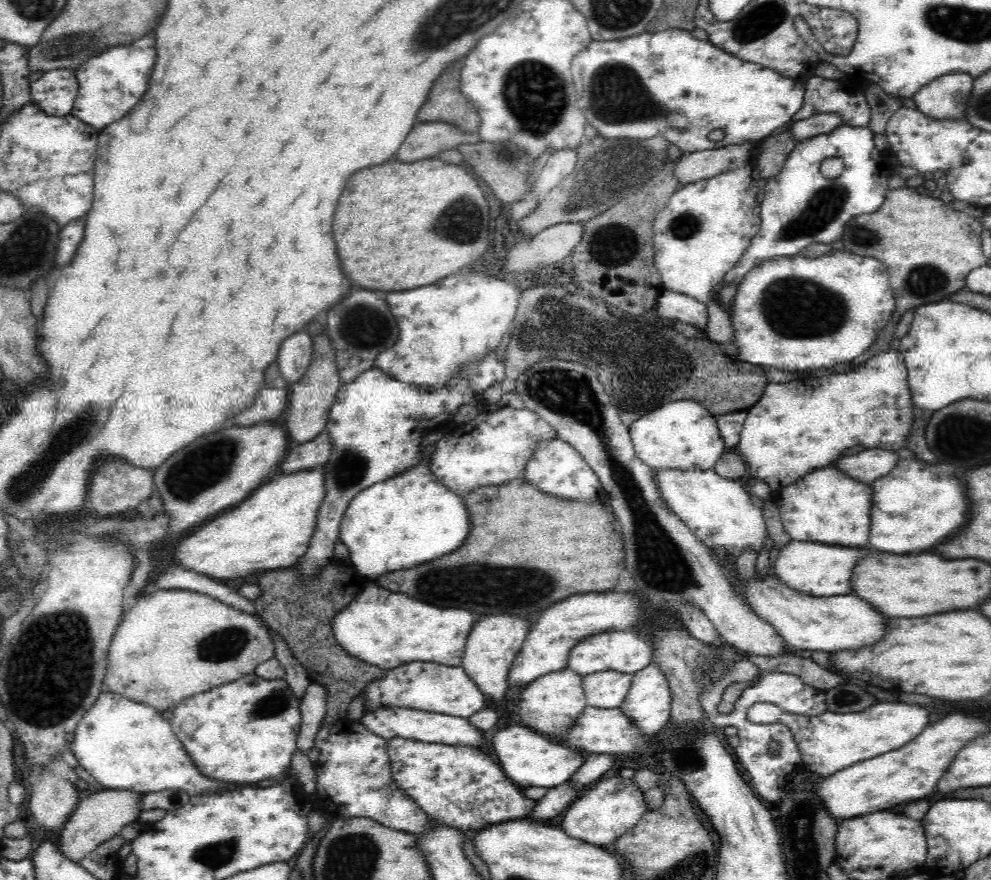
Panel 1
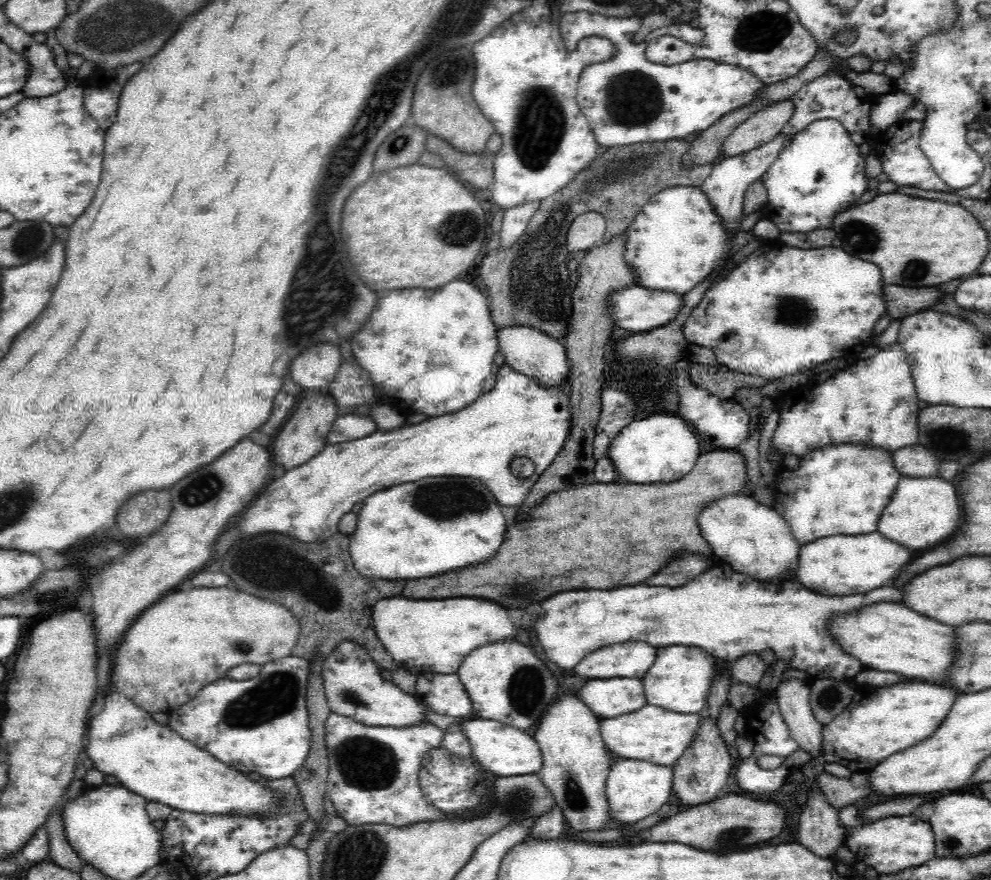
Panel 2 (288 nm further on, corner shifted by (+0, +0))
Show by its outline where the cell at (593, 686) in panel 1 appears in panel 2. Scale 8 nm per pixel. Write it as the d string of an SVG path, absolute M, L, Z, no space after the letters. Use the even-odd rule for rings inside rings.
M640 678L588 680L580 690L580 700L602 720L630 714L646 706L644 686Z

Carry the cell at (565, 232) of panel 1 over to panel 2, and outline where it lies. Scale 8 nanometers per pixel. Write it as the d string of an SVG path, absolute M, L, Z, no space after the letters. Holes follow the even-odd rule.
M586 212L570 224L570 230L566 236L566 250L572 256L584 250L592 250L606 240L606 230L608 230L608 224L602 214Z

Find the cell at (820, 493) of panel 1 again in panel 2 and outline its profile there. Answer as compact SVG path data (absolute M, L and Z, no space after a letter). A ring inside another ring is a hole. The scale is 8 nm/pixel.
M826 446L826 450L812 450L800 458L800 466L796 470L782 468L776 484L774 510L786 520L798 544L808 544L820 538L838 536L854 536L854 534L870 534L878 528L878 518L890 502L890 494L894 494L894 486L898 486L898 472L892 464L892 452L868 448L868 446Z

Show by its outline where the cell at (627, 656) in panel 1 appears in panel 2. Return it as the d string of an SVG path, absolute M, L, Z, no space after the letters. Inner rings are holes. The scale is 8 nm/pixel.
M622 642L604 646L584 656L572 670L576 676L588 680L610 680L610 678L644 678L650 666L656 662L658 648L648 642Z

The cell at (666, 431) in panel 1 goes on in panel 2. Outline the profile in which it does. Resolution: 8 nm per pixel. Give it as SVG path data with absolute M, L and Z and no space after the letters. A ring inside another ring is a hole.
M650 412L620 430L620 434L608 444L610 458L614 460L624 482L648 484L648 482L674 482L684 478L700 458L700 438L694 428L680 416Z

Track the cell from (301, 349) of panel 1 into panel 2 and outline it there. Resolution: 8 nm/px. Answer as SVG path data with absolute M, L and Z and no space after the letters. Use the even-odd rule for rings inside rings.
M314 344L312 348L304 350L290 368L290 374L296 384L302 386L302 390L314 390L314 388L328 388L340 368L340 362L344 356L340 356L340 348L334 344Z

